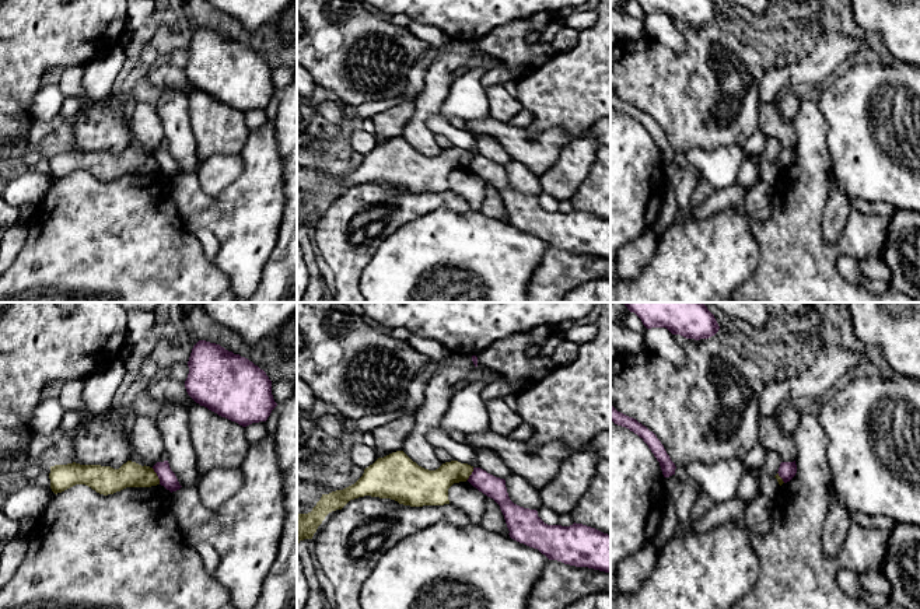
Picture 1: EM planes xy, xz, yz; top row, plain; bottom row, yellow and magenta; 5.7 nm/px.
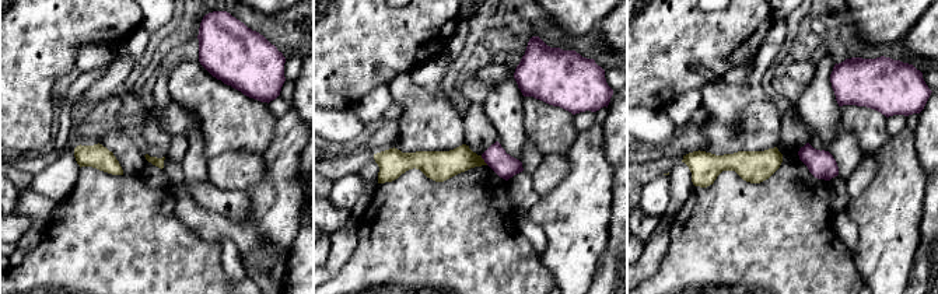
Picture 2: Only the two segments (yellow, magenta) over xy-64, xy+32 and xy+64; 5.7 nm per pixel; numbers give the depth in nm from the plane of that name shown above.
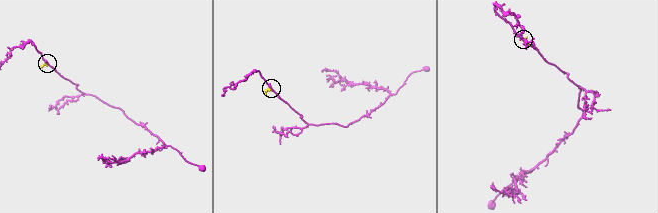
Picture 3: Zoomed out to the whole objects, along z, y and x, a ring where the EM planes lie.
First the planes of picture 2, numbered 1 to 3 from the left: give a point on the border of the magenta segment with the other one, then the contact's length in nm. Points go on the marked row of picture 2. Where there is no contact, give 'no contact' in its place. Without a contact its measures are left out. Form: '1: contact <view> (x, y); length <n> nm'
1: no contact
2: contact xy+32 (483, 160); length 70 nm
3: no contact

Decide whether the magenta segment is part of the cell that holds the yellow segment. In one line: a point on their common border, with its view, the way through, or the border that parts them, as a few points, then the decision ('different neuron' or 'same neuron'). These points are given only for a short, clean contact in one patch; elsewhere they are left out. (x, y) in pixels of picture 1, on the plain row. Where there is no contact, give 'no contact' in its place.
contact xy (157, 163); border xy (151, 154), (160, 170); different neuron

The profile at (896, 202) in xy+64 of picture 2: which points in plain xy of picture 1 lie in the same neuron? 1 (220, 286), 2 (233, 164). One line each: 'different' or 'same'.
1: different
2: different

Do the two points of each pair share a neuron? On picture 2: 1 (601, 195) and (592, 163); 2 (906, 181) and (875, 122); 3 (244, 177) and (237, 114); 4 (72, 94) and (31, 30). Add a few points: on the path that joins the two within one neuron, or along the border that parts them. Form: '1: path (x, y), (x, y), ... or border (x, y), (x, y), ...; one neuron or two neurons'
1: path (592, 186), (592, 171); one neuron
2: border (891, 136), (872, 154); two neurons
3: border (261, 154), (223, 151), (209, 158); two neurons
4: border (59, 95), (56, 112); two neurons

